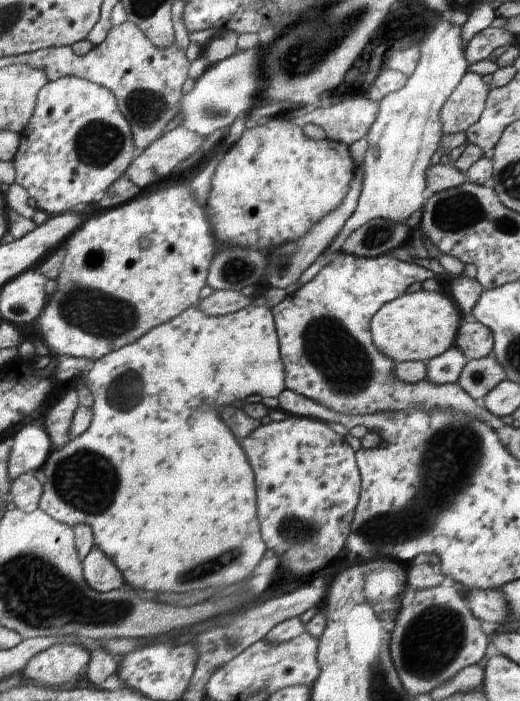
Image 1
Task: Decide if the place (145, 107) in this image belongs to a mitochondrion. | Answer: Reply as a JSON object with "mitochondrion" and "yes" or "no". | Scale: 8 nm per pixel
{"mitochondrion":"yes"}

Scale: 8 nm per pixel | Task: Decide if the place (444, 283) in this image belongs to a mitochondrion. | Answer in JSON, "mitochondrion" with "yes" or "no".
{"mitochondrion":"no"}

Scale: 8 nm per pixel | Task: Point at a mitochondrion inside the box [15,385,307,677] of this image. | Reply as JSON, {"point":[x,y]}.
{"point":[85,481]}

